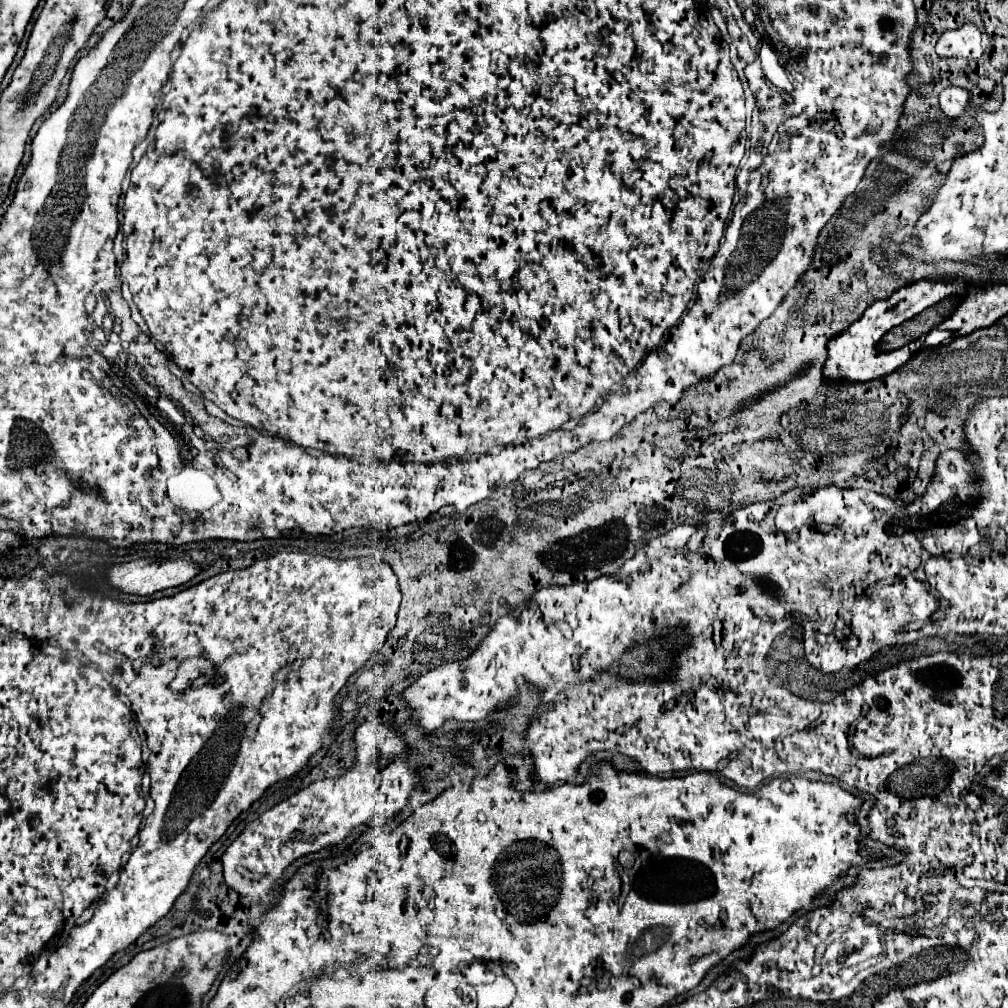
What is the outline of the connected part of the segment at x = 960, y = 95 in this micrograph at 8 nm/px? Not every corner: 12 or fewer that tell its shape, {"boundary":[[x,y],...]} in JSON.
{"boundary":[[964,88],[940,92],[940,108],[948,118],[960,118],[970,106]]}

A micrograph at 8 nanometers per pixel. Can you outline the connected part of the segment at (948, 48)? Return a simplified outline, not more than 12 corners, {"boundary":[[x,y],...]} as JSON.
{"boundary":[[972,22],[944,32],[940,57],[977,59],[984,52],[982,32]]}

